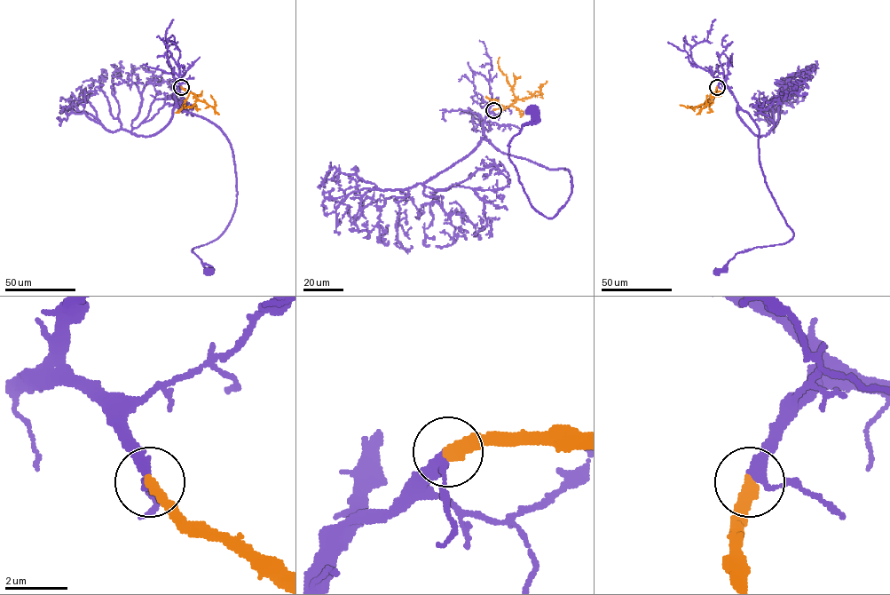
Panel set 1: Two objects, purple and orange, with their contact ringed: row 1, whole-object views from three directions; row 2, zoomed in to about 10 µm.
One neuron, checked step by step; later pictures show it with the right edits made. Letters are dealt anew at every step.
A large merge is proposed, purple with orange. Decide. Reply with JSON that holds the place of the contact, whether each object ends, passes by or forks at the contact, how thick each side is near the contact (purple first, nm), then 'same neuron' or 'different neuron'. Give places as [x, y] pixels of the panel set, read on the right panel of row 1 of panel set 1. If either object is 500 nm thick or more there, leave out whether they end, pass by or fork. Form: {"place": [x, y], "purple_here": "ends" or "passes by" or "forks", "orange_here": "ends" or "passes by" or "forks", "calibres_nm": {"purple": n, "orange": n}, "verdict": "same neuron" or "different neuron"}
{"place": [717, 87], "purple_here": "passes by", "orange_here": "ends", "calibres_nm": {"purple": 280, "orange": 400}, "verdict": "same neuron"}

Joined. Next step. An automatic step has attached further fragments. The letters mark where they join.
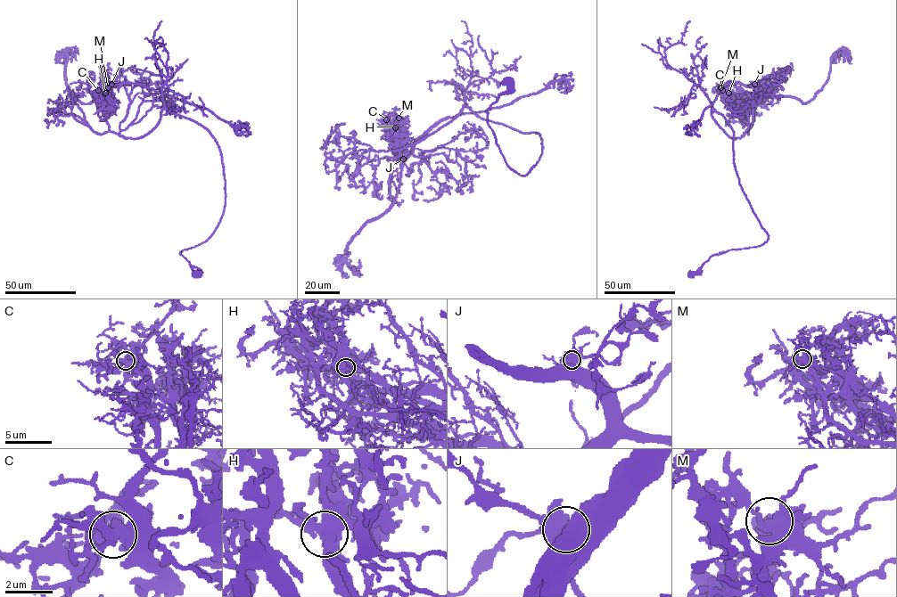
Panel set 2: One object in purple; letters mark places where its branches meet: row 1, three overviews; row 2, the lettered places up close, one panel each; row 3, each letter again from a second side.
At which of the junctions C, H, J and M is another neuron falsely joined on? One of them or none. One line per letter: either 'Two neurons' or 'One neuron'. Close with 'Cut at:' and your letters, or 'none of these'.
C: One neuron
H: One neuron
J: Two neurons
M: One neuron
Cut at: J

